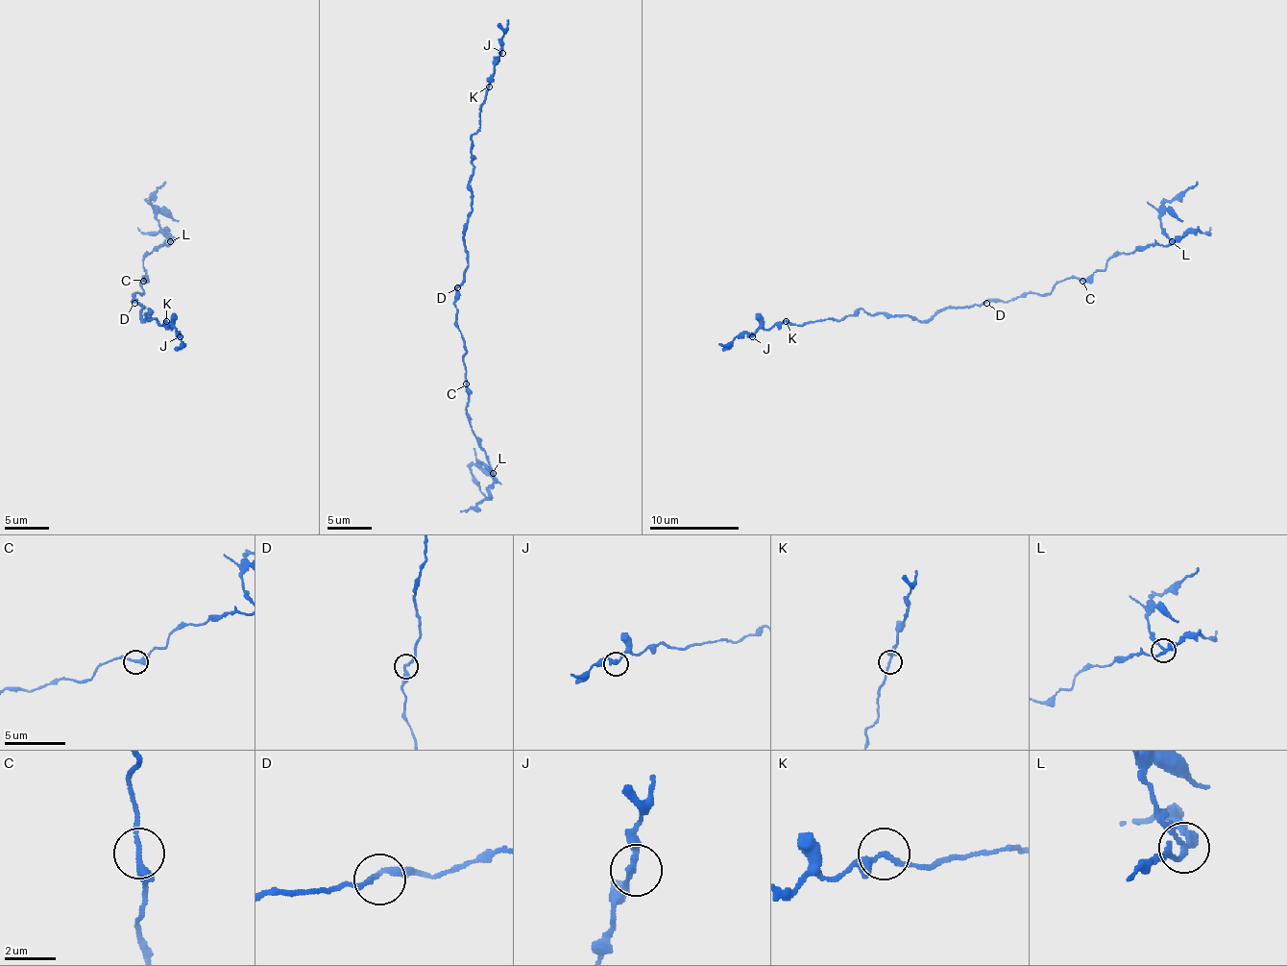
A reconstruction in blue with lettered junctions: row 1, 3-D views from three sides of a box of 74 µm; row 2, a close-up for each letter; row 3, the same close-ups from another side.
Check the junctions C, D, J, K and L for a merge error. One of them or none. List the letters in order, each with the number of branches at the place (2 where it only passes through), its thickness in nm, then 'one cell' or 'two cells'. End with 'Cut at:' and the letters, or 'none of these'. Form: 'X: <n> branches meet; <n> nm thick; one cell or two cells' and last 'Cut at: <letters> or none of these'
C: 3 branches meet; 200 nm thick; one cell
D: 2 branches meet; 240 nm thick; one cell
J: 2 branches meet; 240 nm thick; one cell
K: 3 branches meet; 220 nm thick; one cell
L: 3 branches meet; 220 nm thick; two cells
Cut at: L

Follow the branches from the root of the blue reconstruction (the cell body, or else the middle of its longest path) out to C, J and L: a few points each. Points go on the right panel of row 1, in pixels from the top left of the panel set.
C: (989, 301), (1013, 301), (1027, 294), (1049, 294), (1058, 283), (1067, 278), (1082, 281)
J: (989, 301), (944, 308), (926, 321), (857, 309), (839, 321), (776, 323), (752, 336)
L: (989, 301), (1049, 294), (1067, 278), (1089, 278), (1114, 256), (1172, 242)

